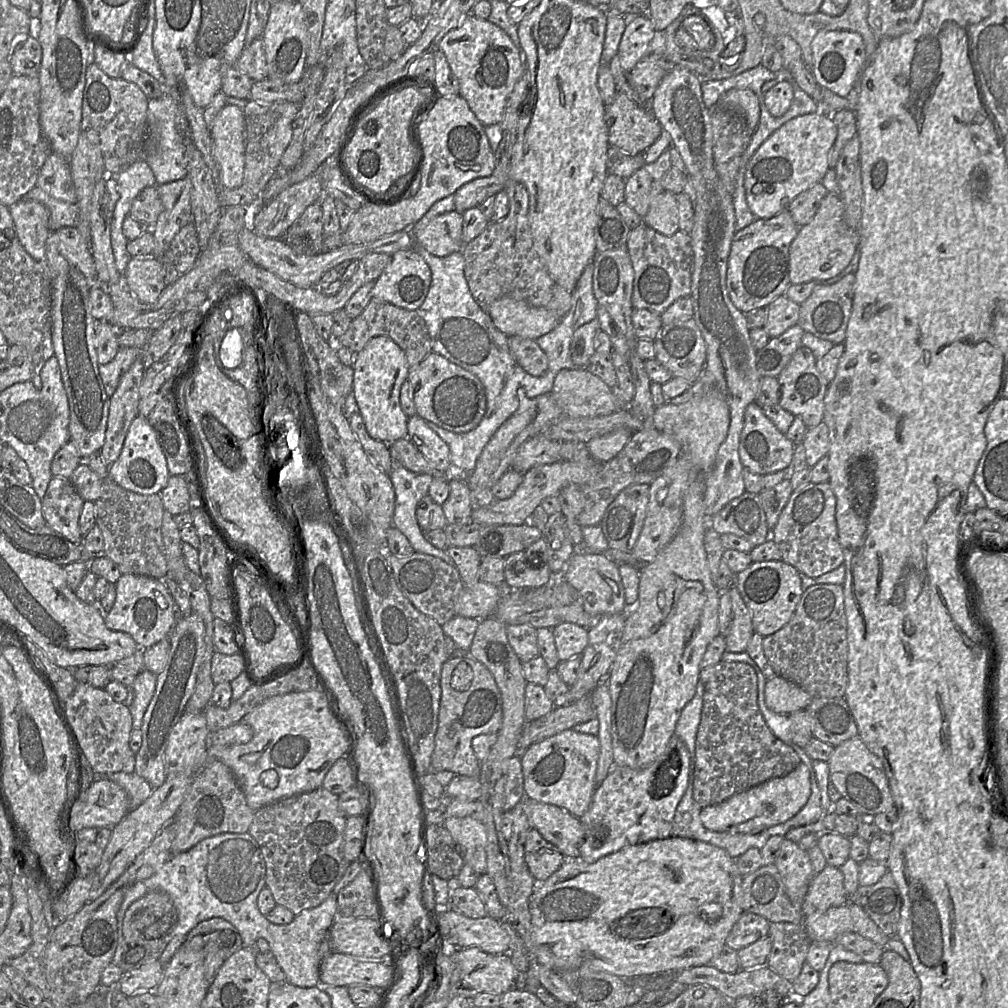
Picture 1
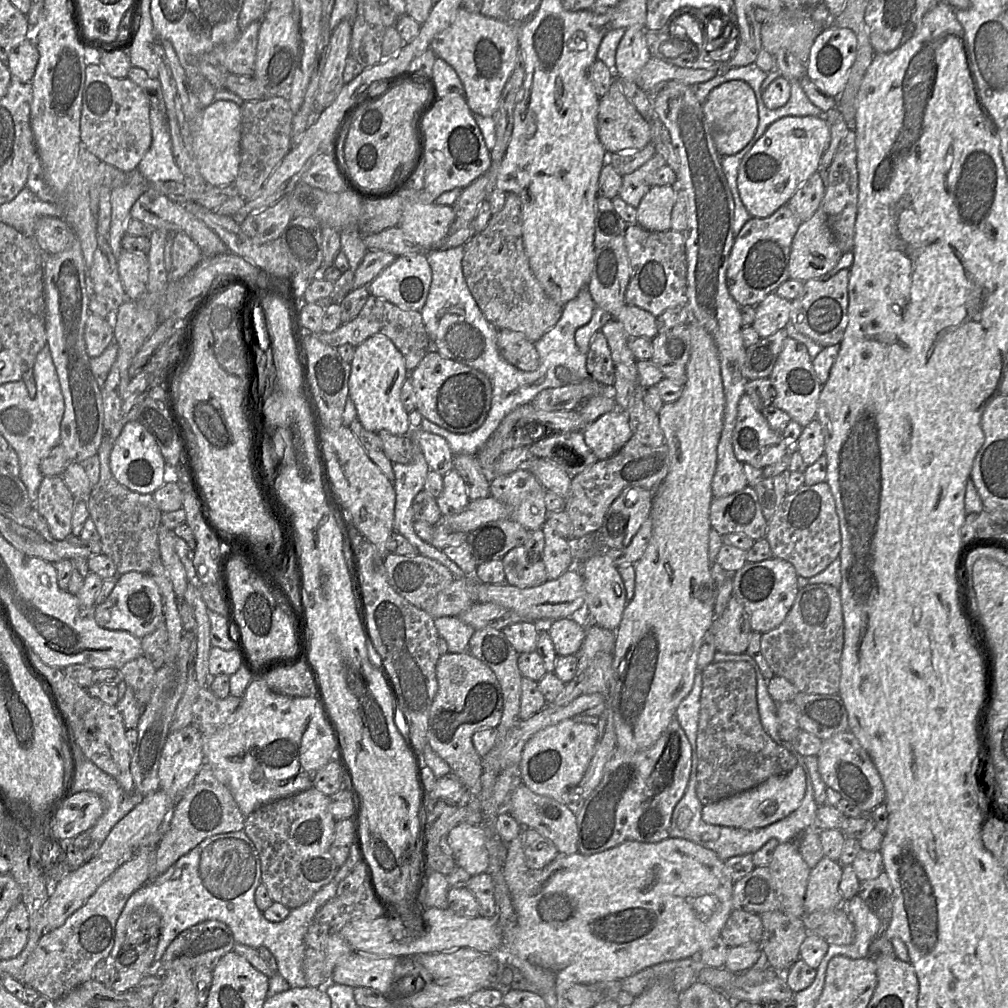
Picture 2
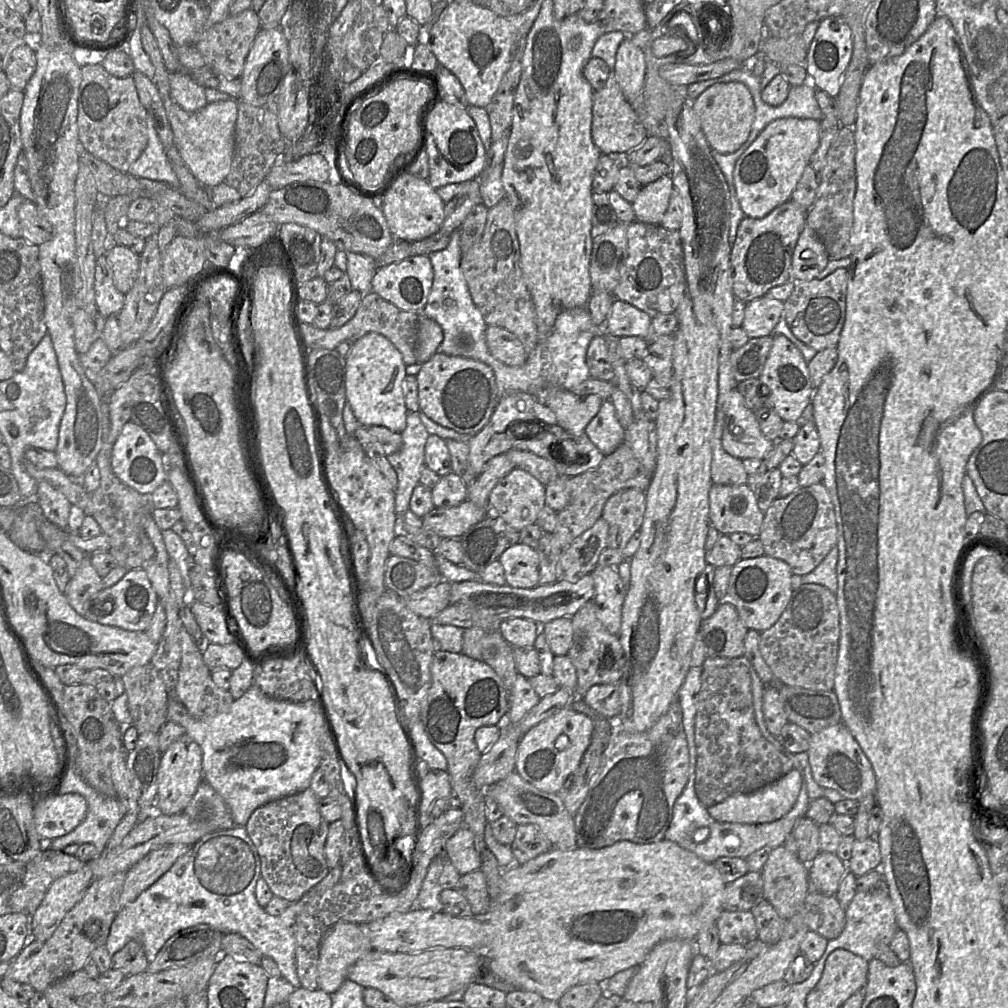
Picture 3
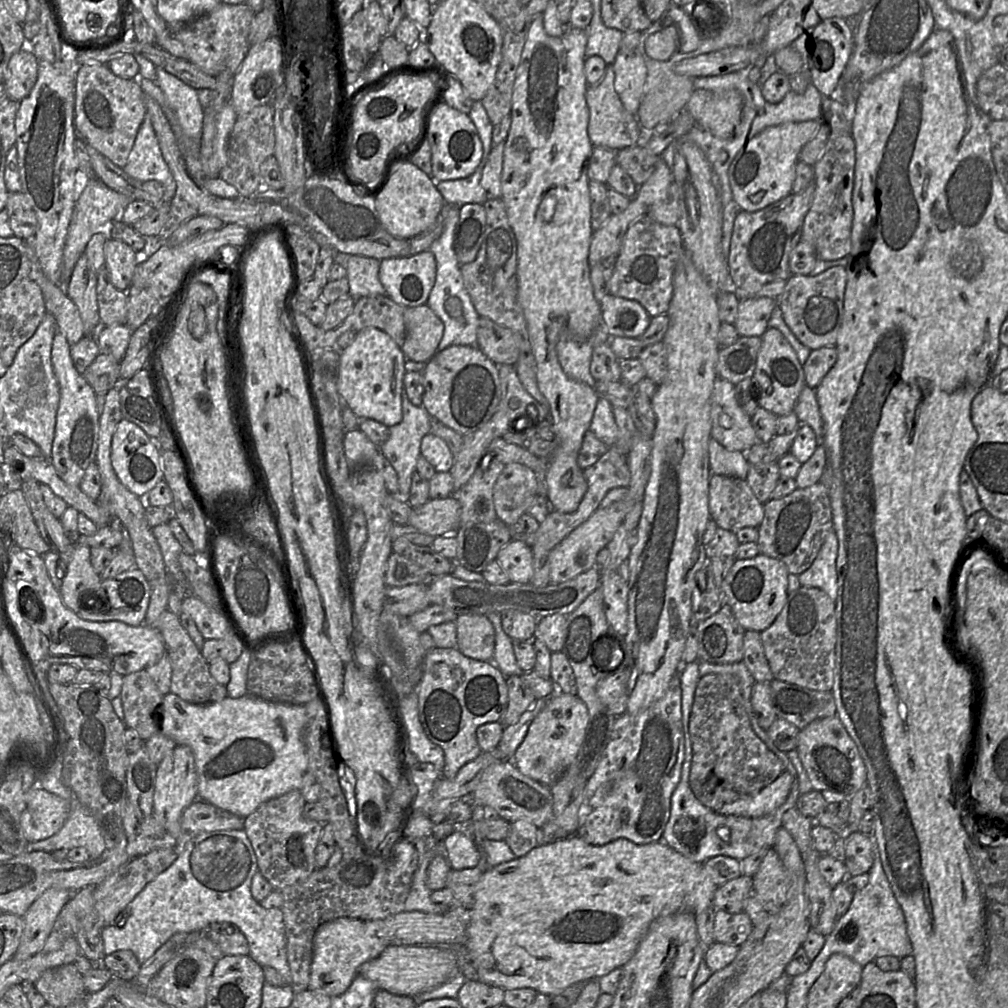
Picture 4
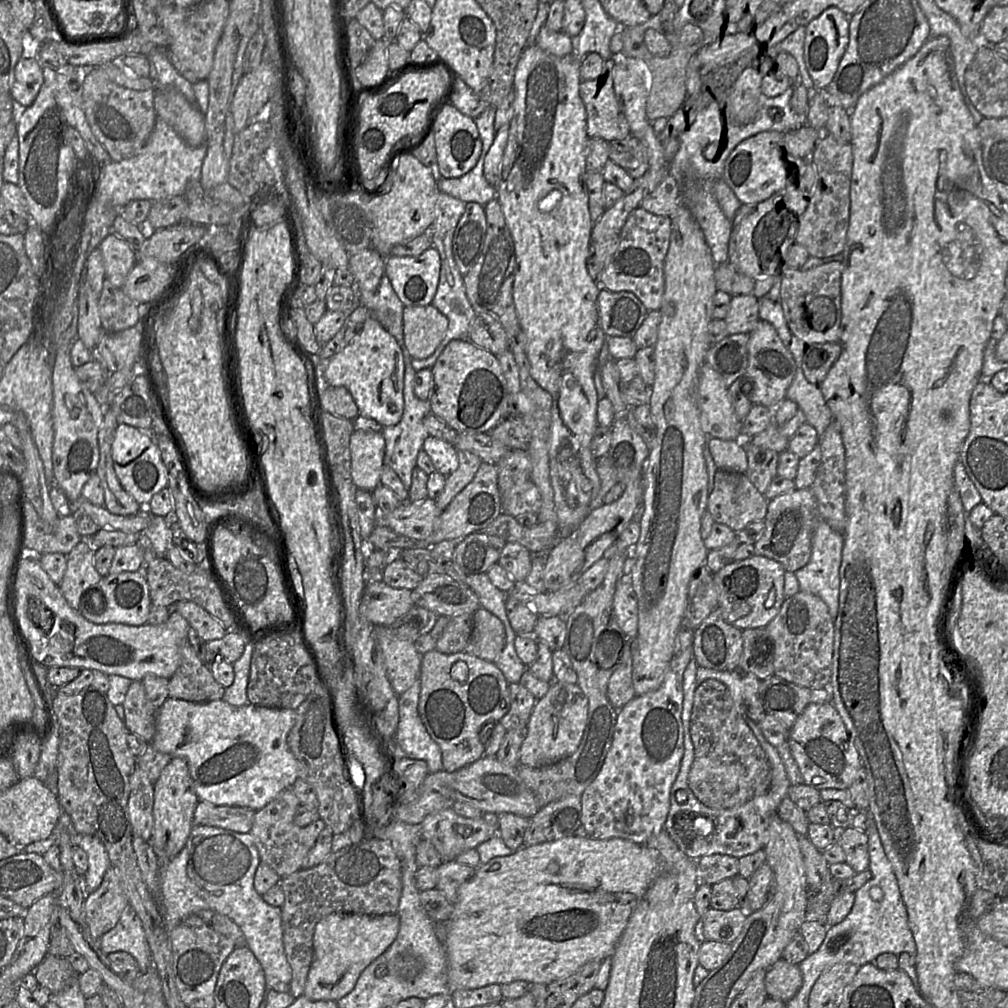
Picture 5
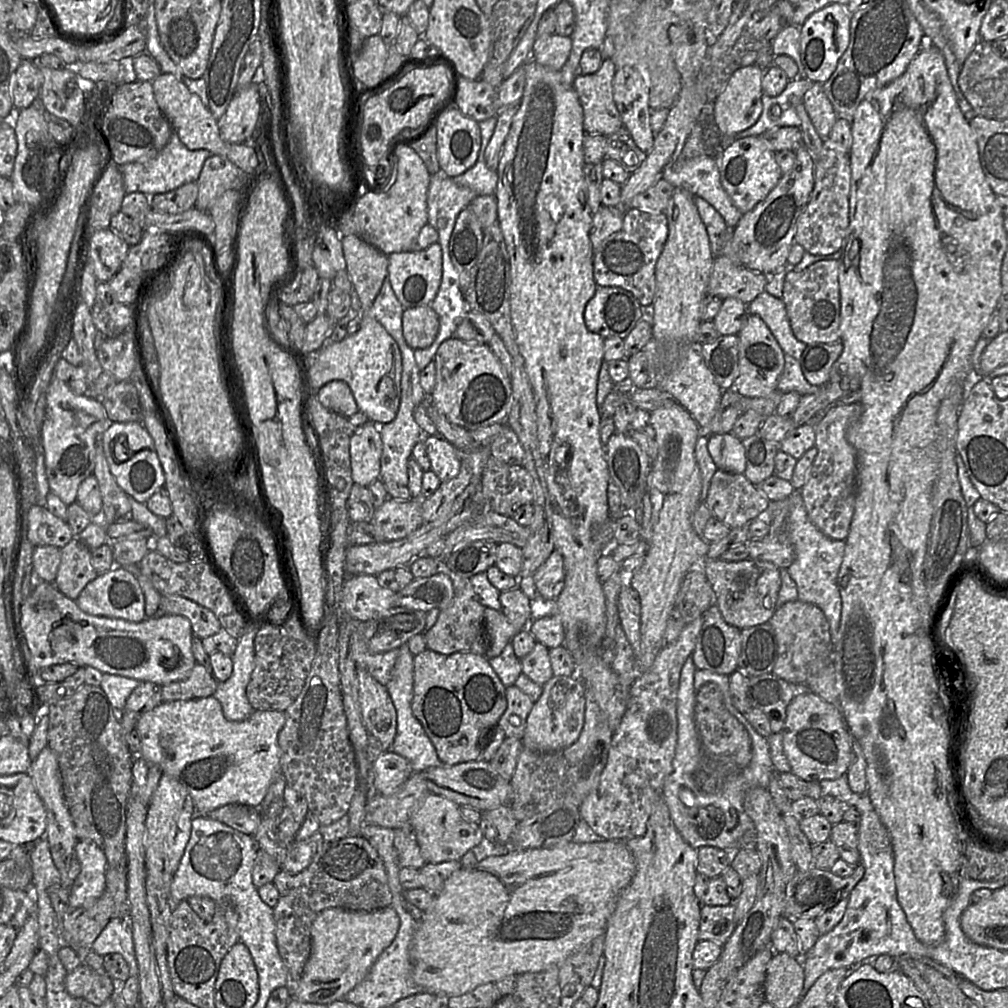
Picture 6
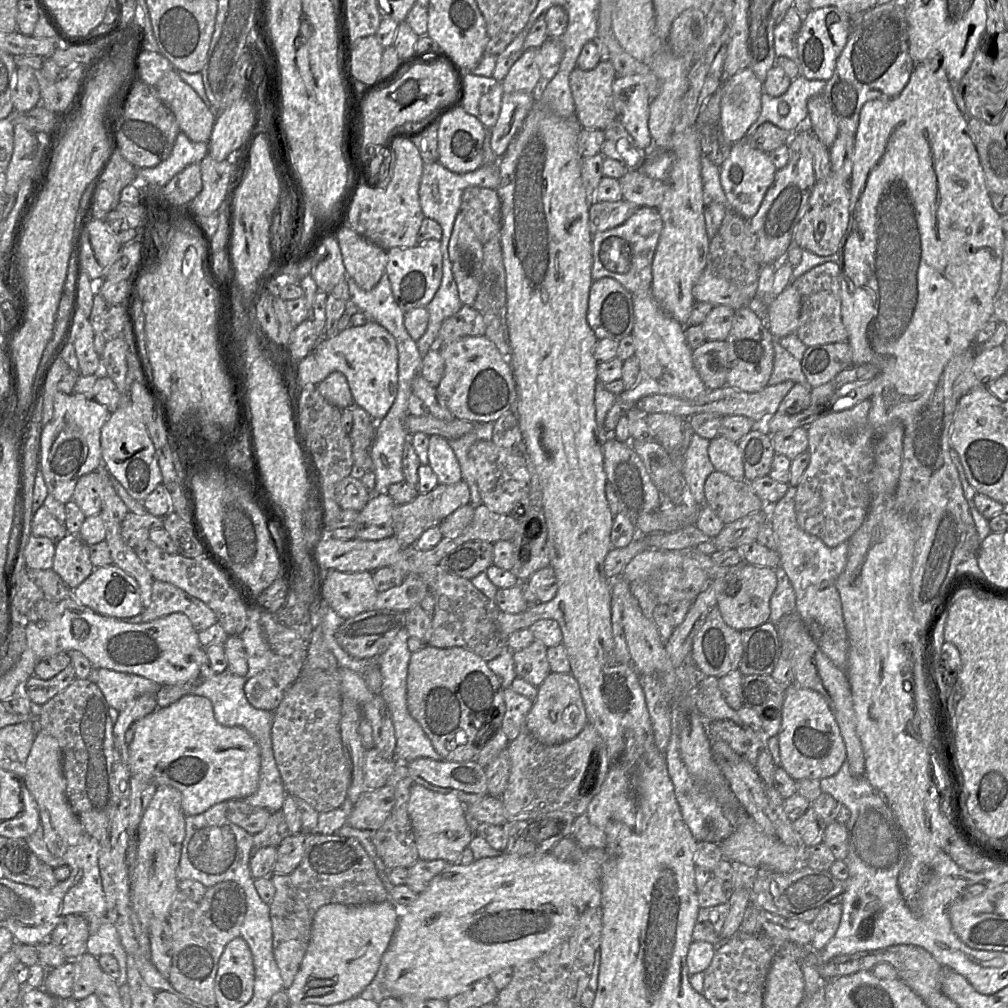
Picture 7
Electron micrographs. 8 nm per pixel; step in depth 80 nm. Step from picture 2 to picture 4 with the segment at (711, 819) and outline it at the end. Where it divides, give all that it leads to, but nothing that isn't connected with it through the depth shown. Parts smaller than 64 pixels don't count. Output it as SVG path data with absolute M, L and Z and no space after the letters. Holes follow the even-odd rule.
M784 771L774 782L754 796L725 804L717 812L722 815L737 815L749 818L762 817L780 807L787 799L794 777Z

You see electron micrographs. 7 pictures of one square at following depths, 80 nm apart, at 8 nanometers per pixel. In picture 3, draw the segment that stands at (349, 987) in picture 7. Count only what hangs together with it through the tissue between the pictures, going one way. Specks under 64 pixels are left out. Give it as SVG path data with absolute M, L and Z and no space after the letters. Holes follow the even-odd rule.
M338 922L328 929L320 943L317 987L331 994L346 980L349 968L372 951L360 924Z

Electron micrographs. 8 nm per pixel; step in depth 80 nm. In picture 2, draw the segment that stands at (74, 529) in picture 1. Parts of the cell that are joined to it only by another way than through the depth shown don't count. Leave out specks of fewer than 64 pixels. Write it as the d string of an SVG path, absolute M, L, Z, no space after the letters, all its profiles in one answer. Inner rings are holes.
M44 476L35 507L46 521L54 539L65 539L72 534L71 520L75 501L61 476Z

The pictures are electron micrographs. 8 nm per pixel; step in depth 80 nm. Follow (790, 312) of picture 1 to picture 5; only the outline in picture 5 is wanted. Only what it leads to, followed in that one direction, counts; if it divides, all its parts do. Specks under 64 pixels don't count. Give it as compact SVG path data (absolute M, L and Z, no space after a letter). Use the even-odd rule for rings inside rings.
M732 296L730 309L724 319L729 335L752 332L758 324L759 299L753 296Z

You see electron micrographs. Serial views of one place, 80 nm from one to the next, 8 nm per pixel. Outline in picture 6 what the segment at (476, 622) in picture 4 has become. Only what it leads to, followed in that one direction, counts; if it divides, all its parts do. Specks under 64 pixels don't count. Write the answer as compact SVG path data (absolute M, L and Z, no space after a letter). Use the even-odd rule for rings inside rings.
M487 607L484 610L484 628L487 639L485 655L487 659L499 656L504 647L519 632L501 611Z

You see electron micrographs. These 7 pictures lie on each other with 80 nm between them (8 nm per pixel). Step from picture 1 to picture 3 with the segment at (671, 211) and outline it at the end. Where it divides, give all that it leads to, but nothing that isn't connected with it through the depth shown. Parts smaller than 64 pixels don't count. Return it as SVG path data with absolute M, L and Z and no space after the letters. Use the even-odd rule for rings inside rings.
M670 175L663 176L652 183L642 186L632 203L636 221L661 225L672 192L673 183Z

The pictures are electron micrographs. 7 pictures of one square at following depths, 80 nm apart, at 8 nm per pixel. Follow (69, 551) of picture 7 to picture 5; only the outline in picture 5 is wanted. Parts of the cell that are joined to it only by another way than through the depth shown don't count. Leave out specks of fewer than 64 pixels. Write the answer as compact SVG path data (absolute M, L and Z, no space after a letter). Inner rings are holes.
M82 541L67 554L67 567L58 586L70 607L77 611L83 595L102 578L94 567L93 557L92 548Z

